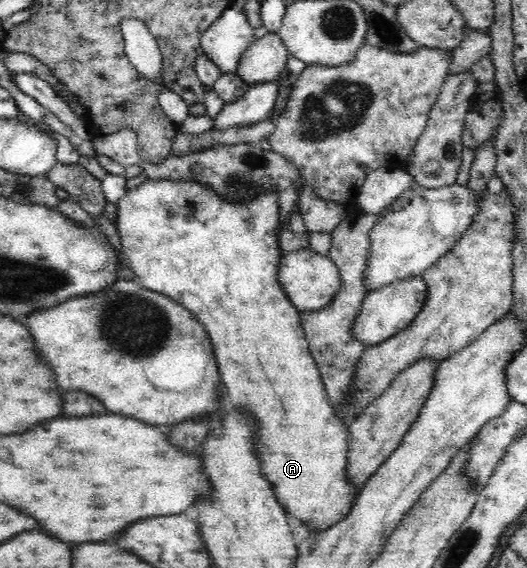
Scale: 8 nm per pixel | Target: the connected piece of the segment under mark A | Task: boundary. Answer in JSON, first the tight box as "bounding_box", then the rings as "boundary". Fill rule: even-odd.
{"bounding_box":[115,179,360,533],"boundary":[[[145,179],[138,185],[131,185],[127,193],[117,201],[117,220],[115,225],[119,230],[121,251],[127,255],[129,266],[133,270],[132,278],[137,279],[142,286],[151,291],[157,291],[175,300],[175,302],[186,307],[203,325],[213,344],[213,351],[220,378],[226,390],[227,410],[247,410],[255,422],[257,422],[257,433],[255,433],[255,452],[261,462],[261,471],[264,477],[273,484],[275,496],[285,511],[295,515],[299,521],[307,525],[309,533],[320,532],[334,523],[337,523],[354,506],[360,489],[353,487],[347,479],[346,465],[348,452],[348,426],[340,421],[334,412],[332,402],[328,400],[323,380],[316,366],[315,359],[308,349],[308,341],[305,338],[303,328],[300,326],[300,311],[291,303],[287,294],[281,289],[278,280],[279,263],[283,255],[278,244],[281,233],[279,223],[278,191],[267,191],[257,195],[255,199],[245,199],[245,202],[231,203],[221,199],[212,189],[206,185],[199,185],[196,181],[167,181],[166,179]]]}

